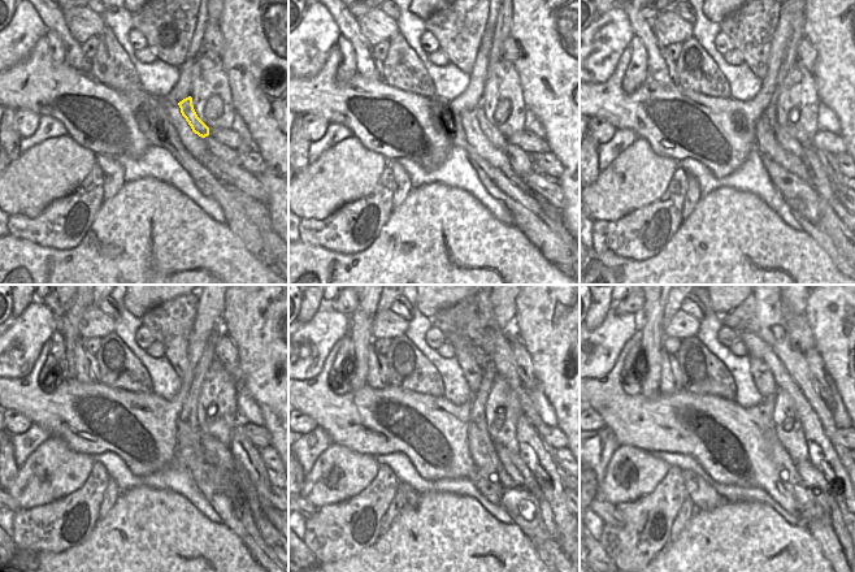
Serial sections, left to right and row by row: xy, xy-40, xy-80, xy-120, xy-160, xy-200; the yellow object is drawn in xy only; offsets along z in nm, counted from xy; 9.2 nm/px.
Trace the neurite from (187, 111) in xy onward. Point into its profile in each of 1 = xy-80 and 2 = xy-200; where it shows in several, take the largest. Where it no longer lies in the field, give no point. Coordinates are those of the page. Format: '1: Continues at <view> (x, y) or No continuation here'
1: Continues at xy-80 (790, 144)
2: Continues at xy-200 (820, 492).

